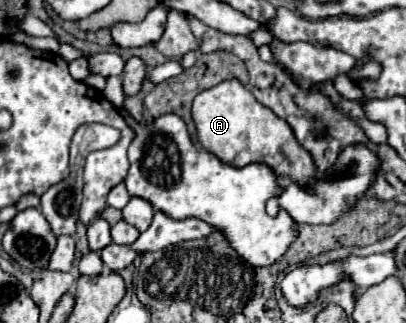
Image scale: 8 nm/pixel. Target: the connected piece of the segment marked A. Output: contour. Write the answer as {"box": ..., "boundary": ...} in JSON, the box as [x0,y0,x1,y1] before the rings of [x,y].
{"box":[192,78,314,184],"boundary":[[[236,78],[200,92],[192,104],[192,120],[198,132],[198,142],[222,164],[242,168],[250,162],[266,162],[276,174],[288,176],[294,182],[306,184],[314,178],[314,162],[310,154],[298,146],[288,122],[262,106]]]}

